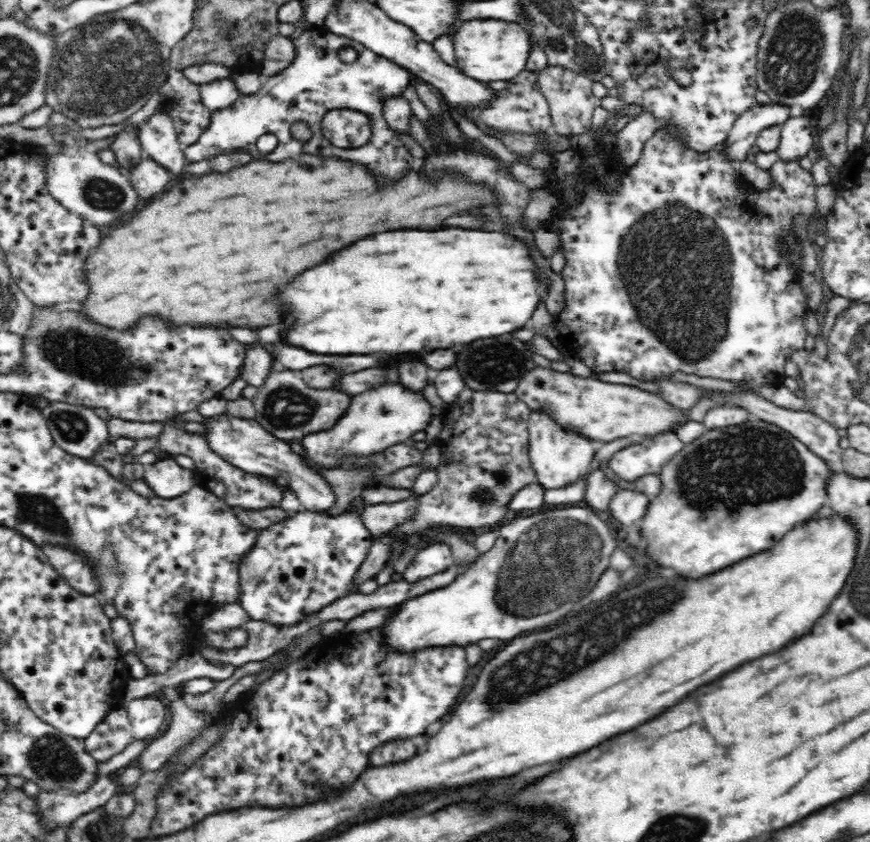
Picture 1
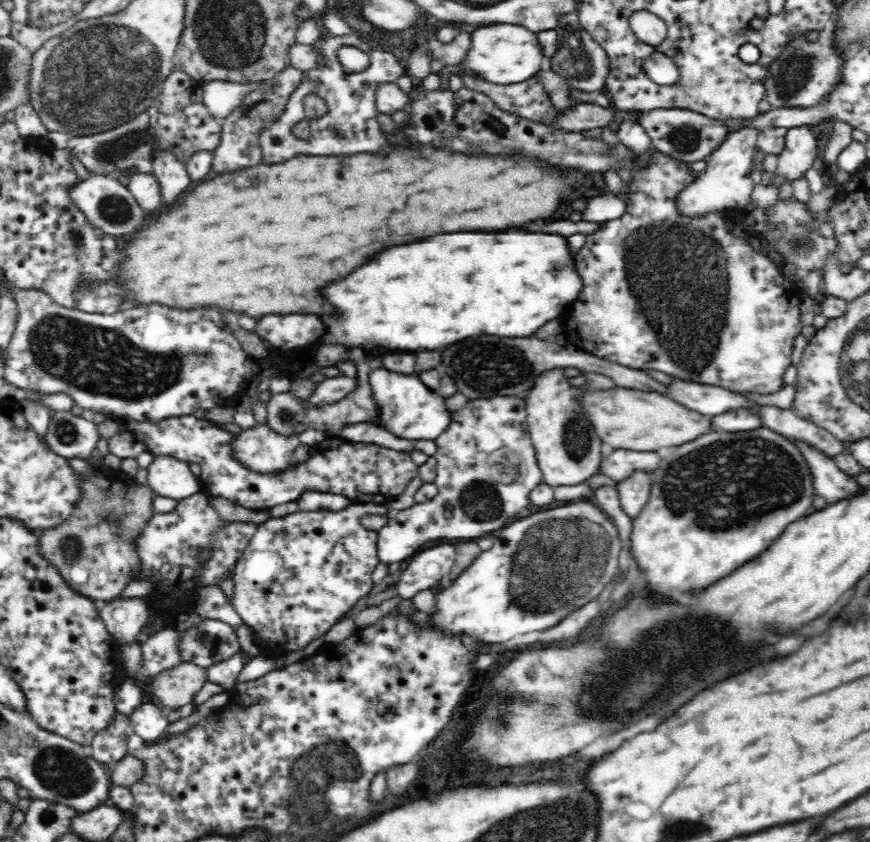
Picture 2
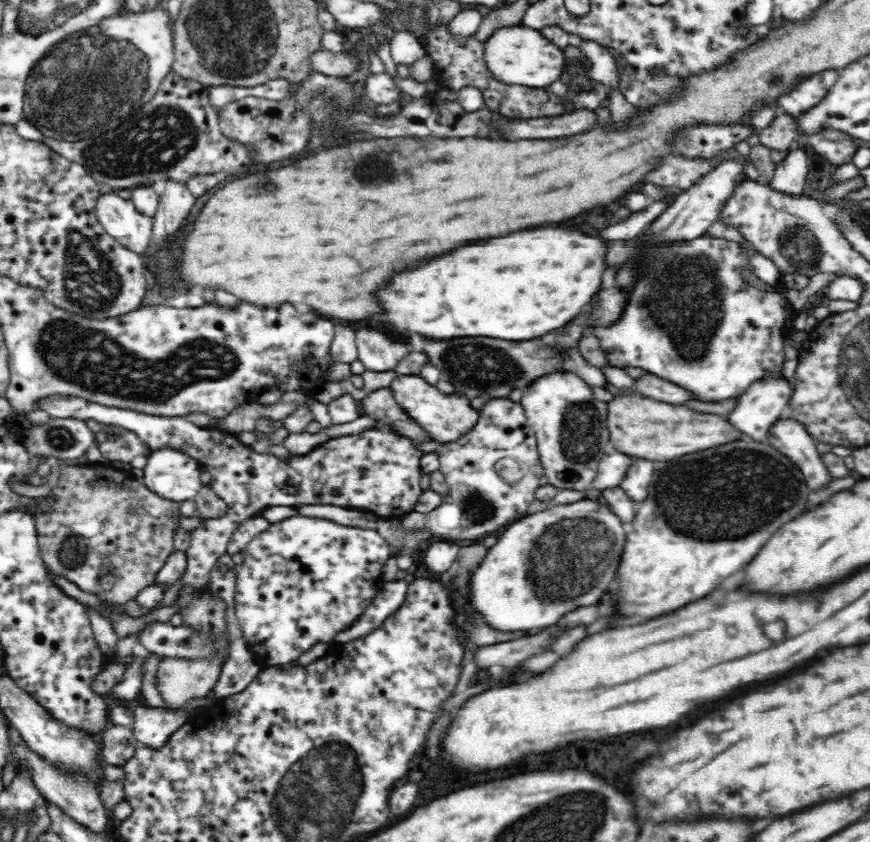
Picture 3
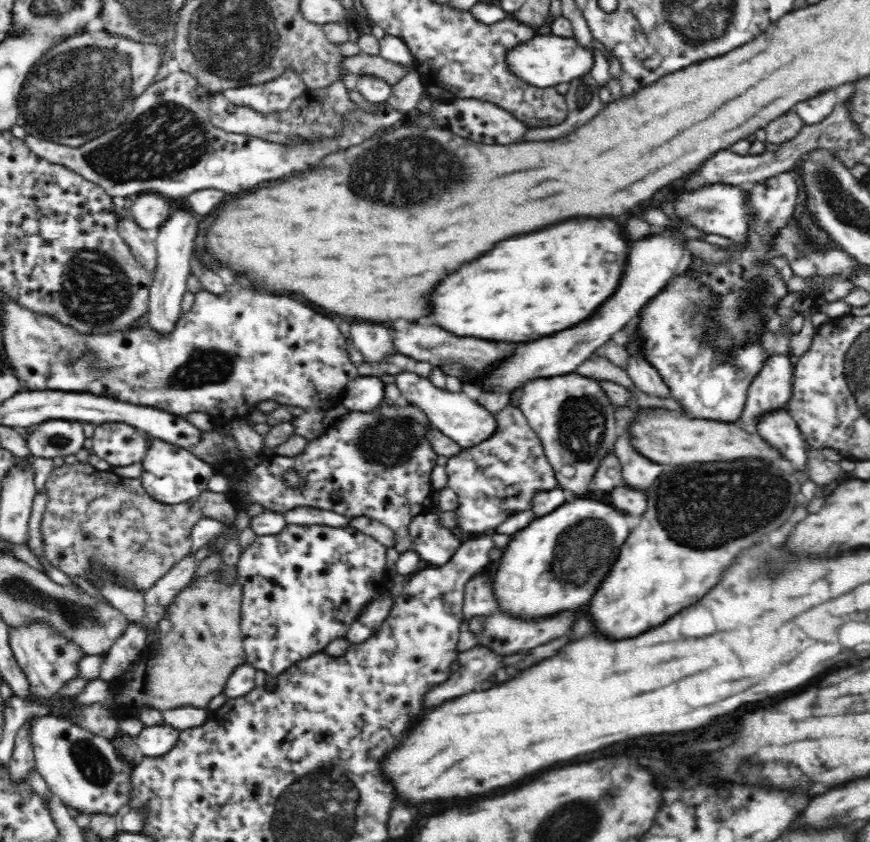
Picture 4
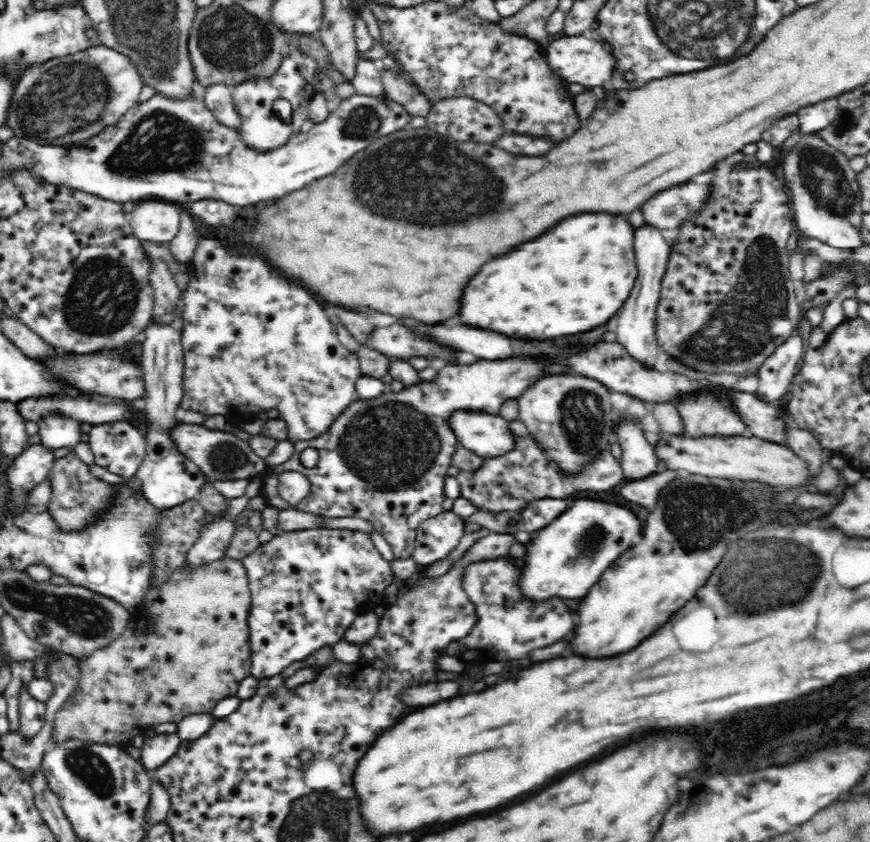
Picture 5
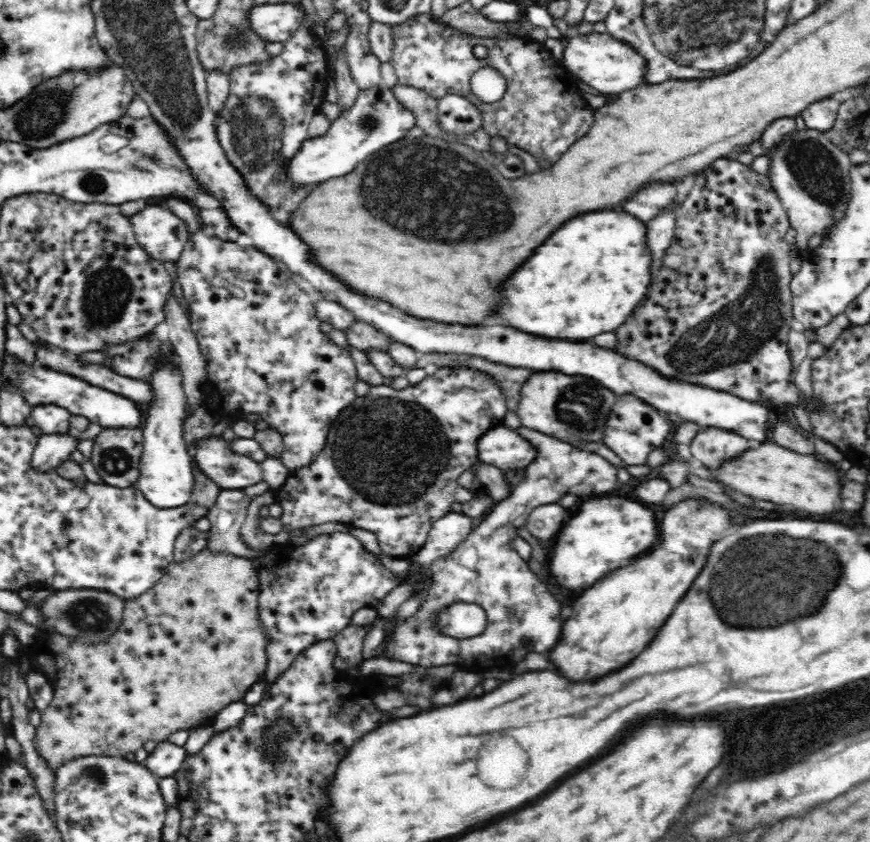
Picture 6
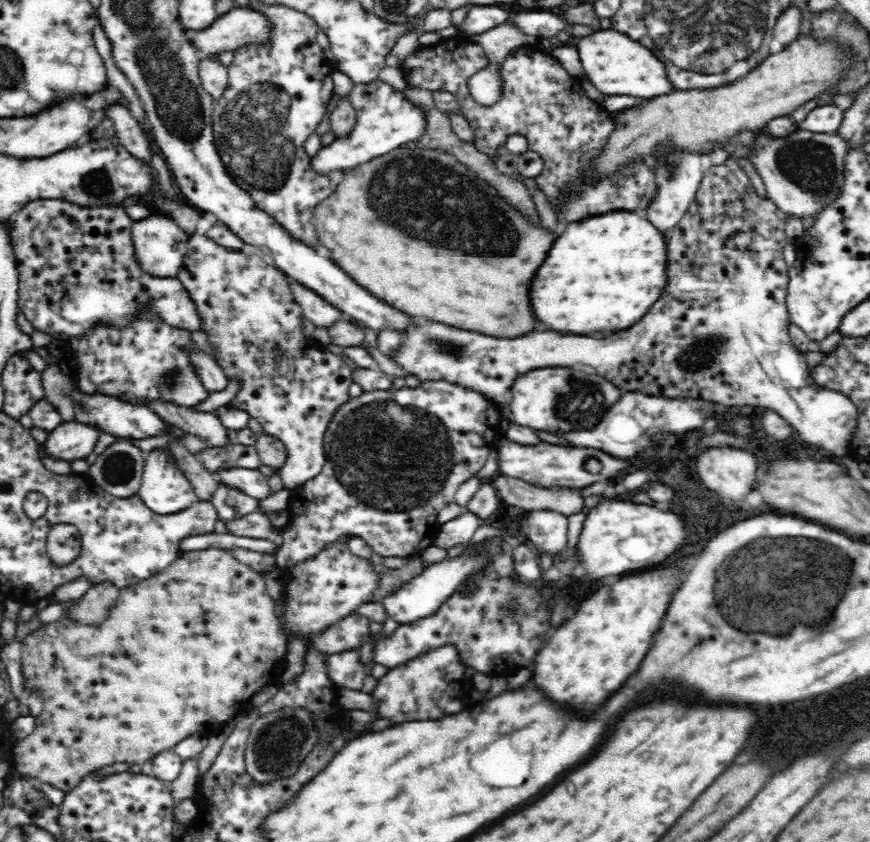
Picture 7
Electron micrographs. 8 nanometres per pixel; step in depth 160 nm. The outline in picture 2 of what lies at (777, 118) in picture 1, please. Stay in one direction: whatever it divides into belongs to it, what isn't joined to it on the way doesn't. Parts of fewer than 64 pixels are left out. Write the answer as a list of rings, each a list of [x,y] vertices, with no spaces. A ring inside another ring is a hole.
[[[753,128],[737,130],[706,158],[706,168],[690,186],[679,194],[676,209],[688,217],[703,217],[704,214],[717,213],[722,209],[730,210],[735,206],[746,206],[751,202],[754,180],[750,177],[754,147],[757,146],[759,132]]]

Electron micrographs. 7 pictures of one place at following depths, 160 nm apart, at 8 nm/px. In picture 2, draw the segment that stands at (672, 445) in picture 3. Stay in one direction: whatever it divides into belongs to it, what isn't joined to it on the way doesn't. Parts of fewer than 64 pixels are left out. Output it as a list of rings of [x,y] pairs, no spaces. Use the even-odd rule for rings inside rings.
[[[613,387],[604,392],[587,392],[583,396],[580,405],[583,405],[592,429],[603,443],[610,444],[616,450],[662,453],[665,449],[682,446],[713,430],[710,415],[690,410],[663,393]]]

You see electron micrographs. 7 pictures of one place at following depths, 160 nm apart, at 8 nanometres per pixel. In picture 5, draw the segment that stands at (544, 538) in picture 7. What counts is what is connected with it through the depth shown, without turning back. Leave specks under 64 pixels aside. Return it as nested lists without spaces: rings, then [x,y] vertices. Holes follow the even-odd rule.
[[[556,497],[528,502],[527,506],[520,511],[523,518],[522,528],[526,532],[540,530],[540,526],[544,526],[544,522],[552,522],[556,514],[564,514],[564,510],[572,506],[572,502],[574,500],[558,500]]]

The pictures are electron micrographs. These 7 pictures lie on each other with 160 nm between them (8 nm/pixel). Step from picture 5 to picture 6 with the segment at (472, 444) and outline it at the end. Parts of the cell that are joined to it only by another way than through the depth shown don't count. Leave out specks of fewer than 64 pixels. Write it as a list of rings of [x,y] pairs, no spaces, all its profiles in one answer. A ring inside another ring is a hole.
[[[494,425],[477,440],[479,460],[502,471],[520,470],[532,462],[532,446],[515,429]]]

